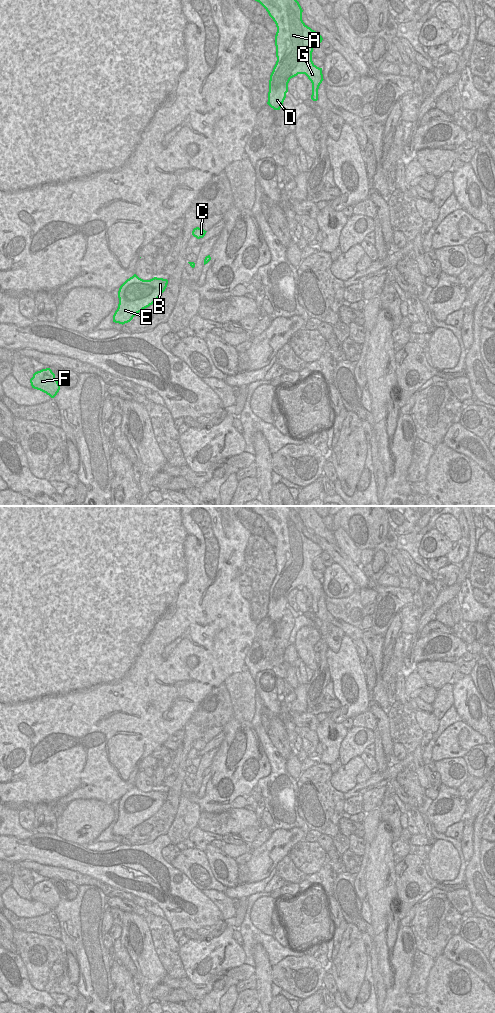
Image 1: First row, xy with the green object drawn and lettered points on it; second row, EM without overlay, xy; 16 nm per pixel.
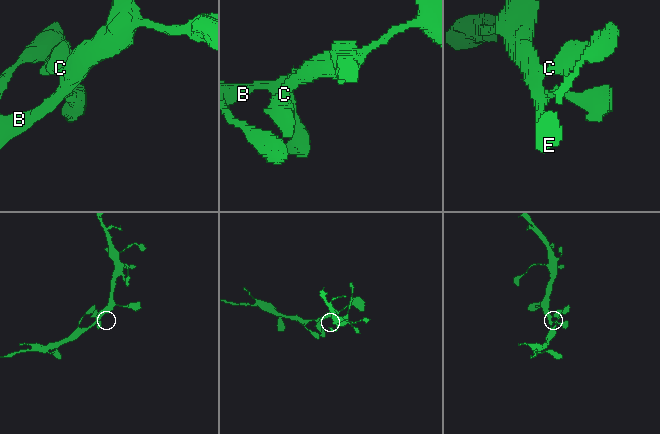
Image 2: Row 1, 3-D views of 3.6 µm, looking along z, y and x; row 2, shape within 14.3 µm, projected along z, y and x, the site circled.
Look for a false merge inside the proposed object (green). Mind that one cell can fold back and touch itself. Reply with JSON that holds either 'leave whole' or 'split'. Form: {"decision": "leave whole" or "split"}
{"decision": "leave whole"}

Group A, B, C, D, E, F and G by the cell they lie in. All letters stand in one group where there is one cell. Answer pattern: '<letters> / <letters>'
A B C D E F G

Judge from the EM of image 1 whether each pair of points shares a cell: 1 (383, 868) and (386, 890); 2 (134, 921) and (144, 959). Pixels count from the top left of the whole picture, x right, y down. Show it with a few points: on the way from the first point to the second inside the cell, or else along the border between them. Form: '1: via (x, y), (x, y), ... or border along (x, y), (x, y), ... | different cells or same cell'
1: via (383, 873), (383, 885) | same cell
2: via (139, 930), (143, 938), (143, 950) | same cell

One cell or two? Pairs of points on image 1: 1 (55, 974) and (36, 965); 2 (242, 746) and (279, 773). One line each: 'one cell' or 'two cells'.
1: one cell
2: two cells

